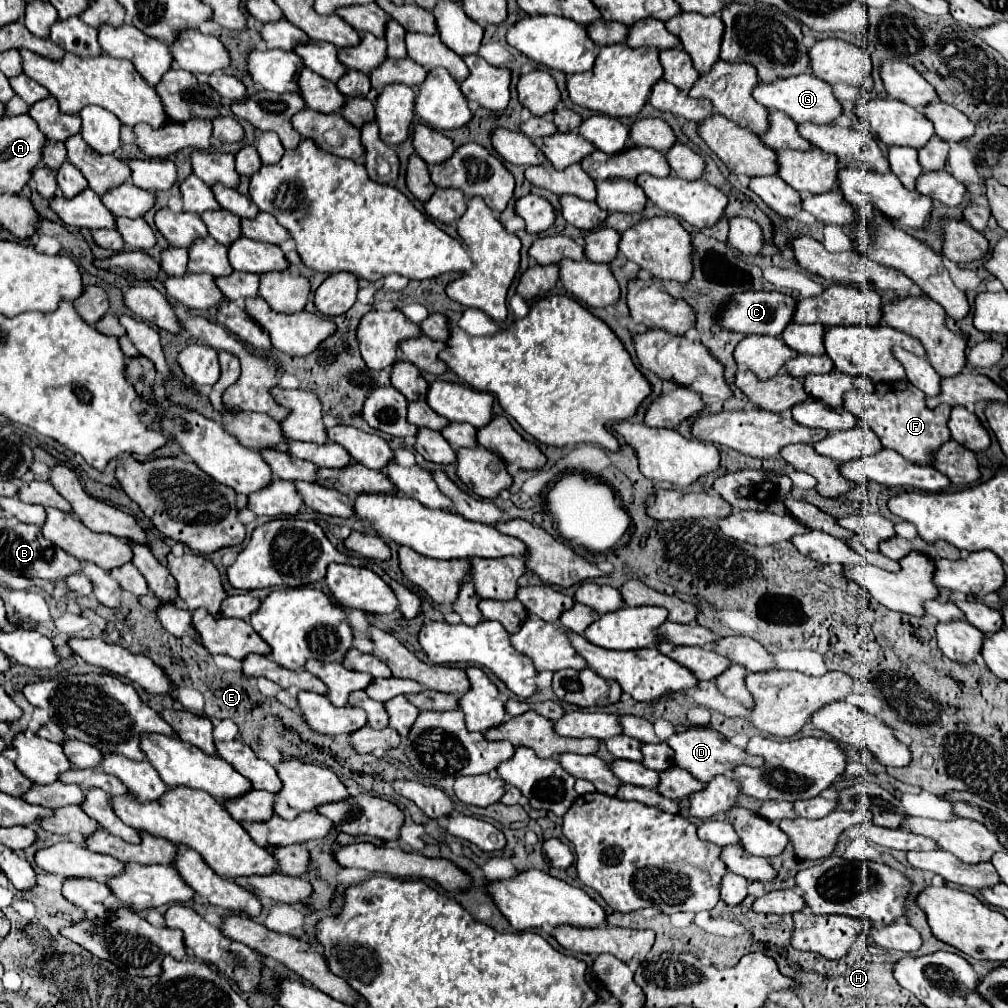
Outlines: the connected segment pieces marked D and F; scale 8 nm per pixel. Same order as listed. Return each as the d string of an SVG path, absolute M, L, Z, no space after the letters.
M695 728L695 730L685 730L677 732L669 738L669 746L675 750L675 764L691 772L695 778L699 778L703 784L711 782L719 774L731 772L735 766L763 766L761 756L751 756L745 750L733 746L725 736L711 728Z
M907 380L877 384L873 394L849 390L843 396L843 408L849 410L859 420L859 424L873 430L881 440L883 448L891 448L903 458L917 464L931 464L931 454L951 438L947 428L951 406L939 404L933 410L927 408L925 394L921 394L921 390L911 386Z

